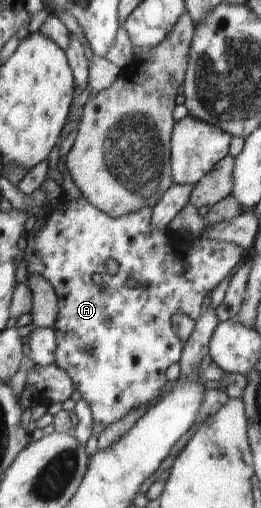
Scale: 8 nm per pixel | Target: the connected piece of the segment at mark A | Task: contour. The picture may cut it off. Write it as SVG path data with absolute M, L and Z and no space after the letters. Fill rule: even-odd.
M76 192L76 197L68 199L64 204L64 215L50 214L47 217L47 222L39 229L40 233L35 233L32 237L28 237L25 255L23 256L23 259L26 260L27 275L38 274L45 277L57 295L57 318L52 327L55 331L57 341L54 363L59 368L63 368L72 380L75 390L78 389L80 391L81 397L90 406L93 417L92 434L94 435L99 435L101 431L104 431L105 427L113 424L116 420L122 419L131 409L140 406L148 407L166 395L169 387L169 382L166 379L166 369L172 363L179 362L184 345L174 331L173 316L176 314L186 314L196 321L200 317L200 307L202 307L204 297L211 293L217 285L220 285L220 281L227 275L230 275L232 269L238 267L238 263L242 259L243 249L239 245L203 238L202 236L195 239L187 239L179 233L169 232L168 229L161 230L151 227L151 212L151 207L145 207L138 211L130 212L125 216L113 218L106 215L103 211L96 209L84 196ZM110 257L119 265L118 272L115 275L110 274L106 267L106 261ZM94 273L98 273L102 277L102 283L98 286L92 282L92 275Z

